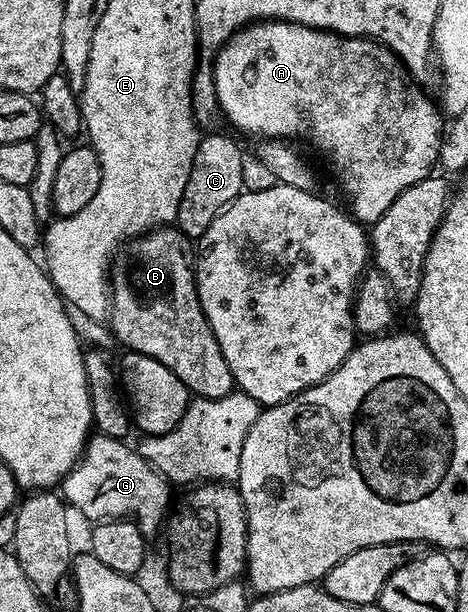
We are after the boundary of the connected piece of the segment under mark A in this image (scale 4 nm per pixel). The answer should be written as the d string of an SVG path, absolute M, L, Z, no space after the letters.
M270 19L258 23L249 23L240 31L234 32L228 38L227 43L220 48L214 60L212 76L216 82L216 99L220 103L220 111L237 127L240 131L245 131L248 135L264 135L265 140L283 140L284 135L301 135L304 139L309 139L320 151L328 151L328 163L332 166L332 171L336 174L336 183L340 186L342 194L348 198L347 210L353 219L361 225L371 225L394 205L394 201L410 185L422 181L427 175L433 174L437 166L439 157L440 142L446 131L445 120L442 118L442 111L424 91L425 88L412 78L412 74L404 68L404 63L398 58L389 47L383 47L375 39L359 39L353 35L338 35L335 31L319 31L306 25L297 23L284 23L280 19Z

